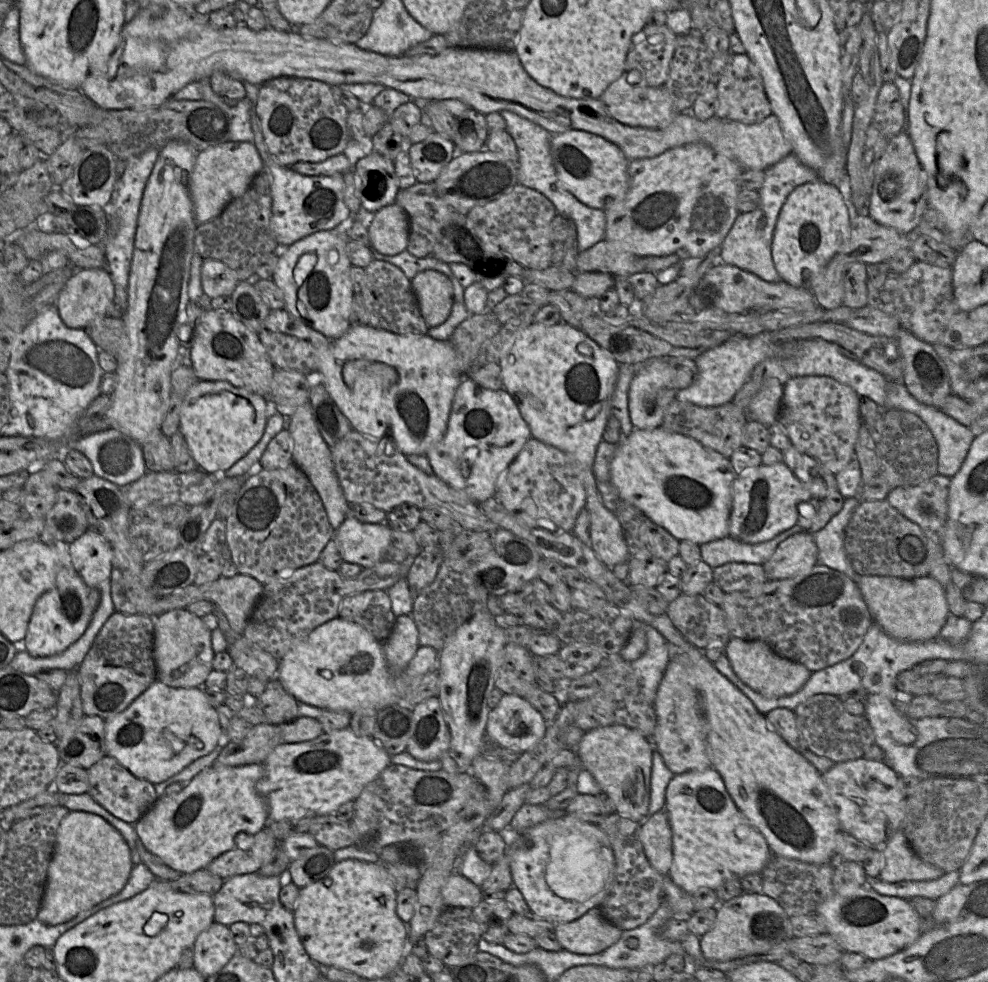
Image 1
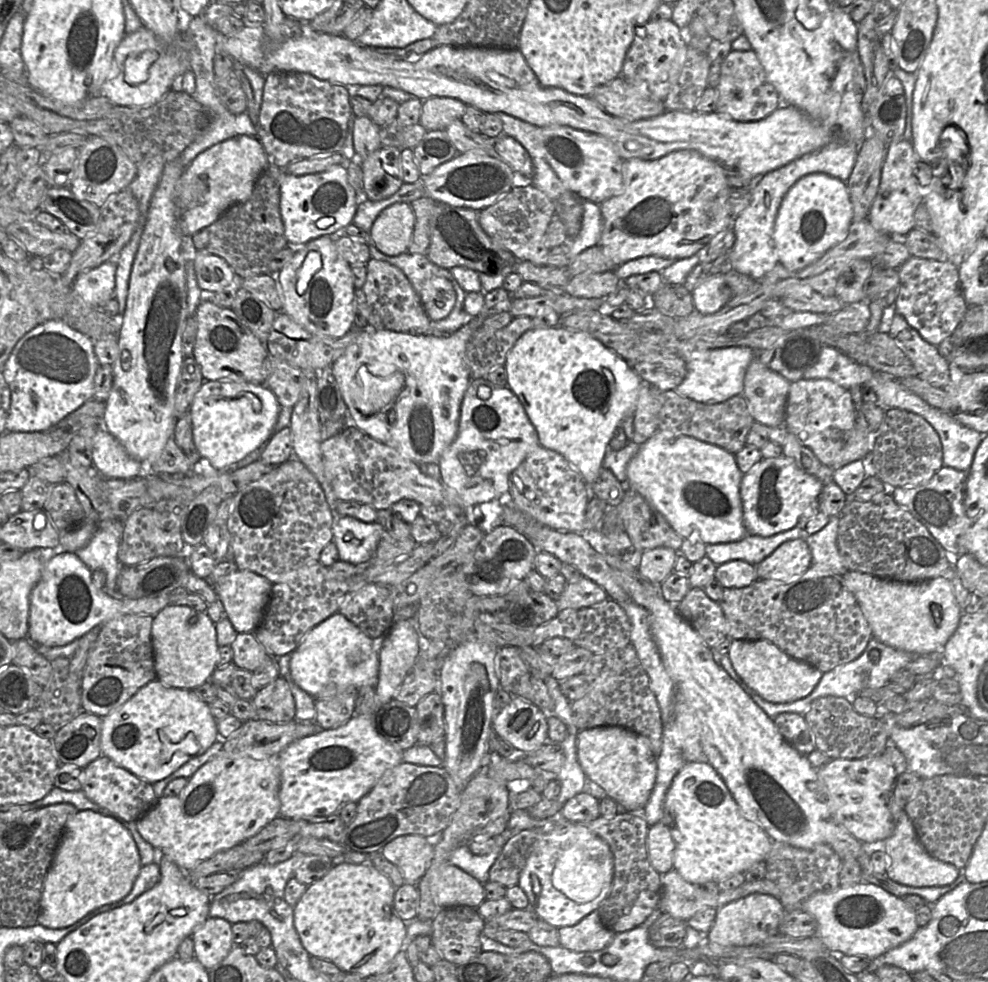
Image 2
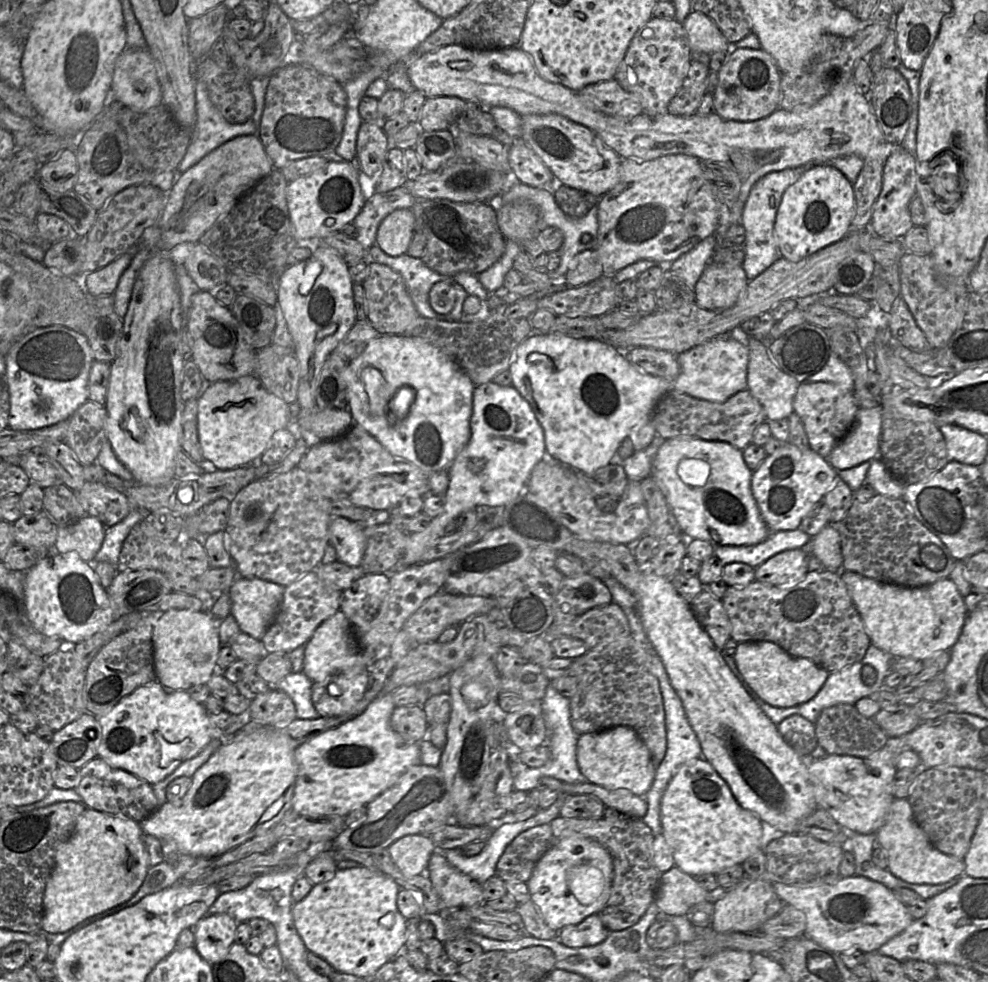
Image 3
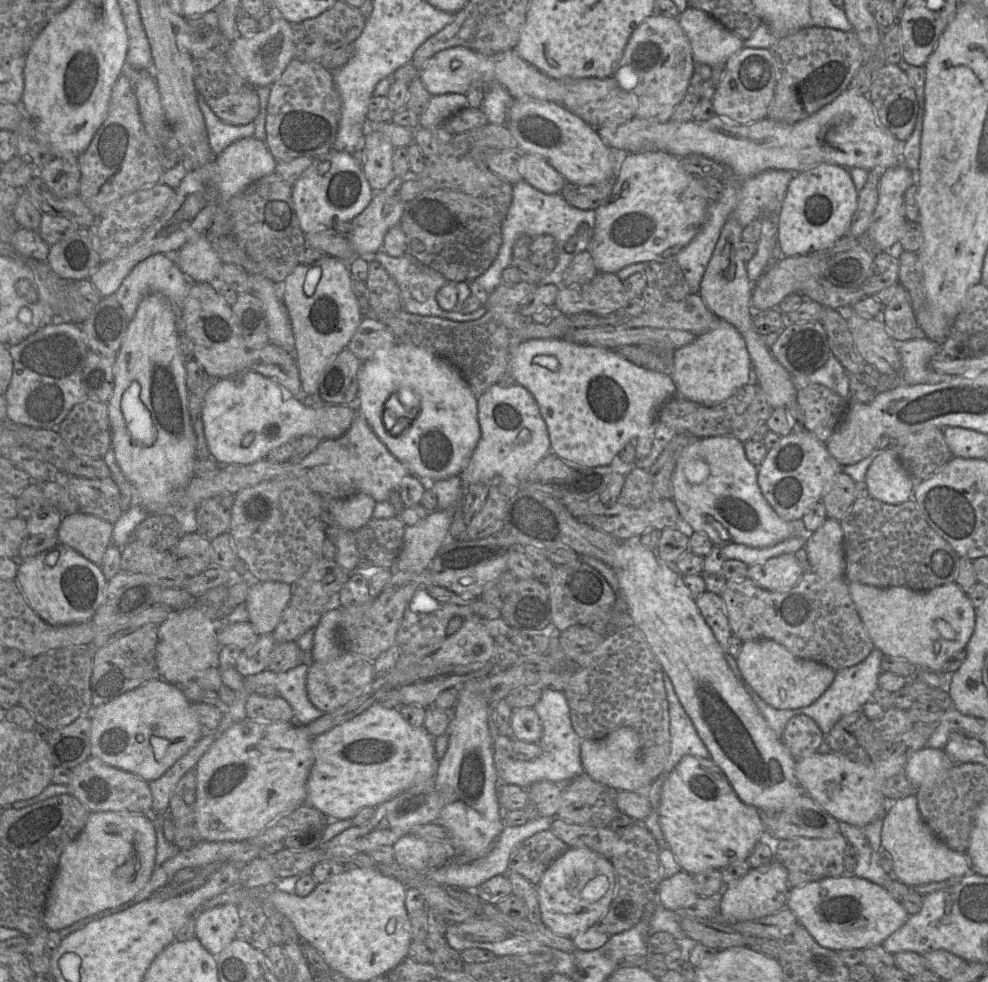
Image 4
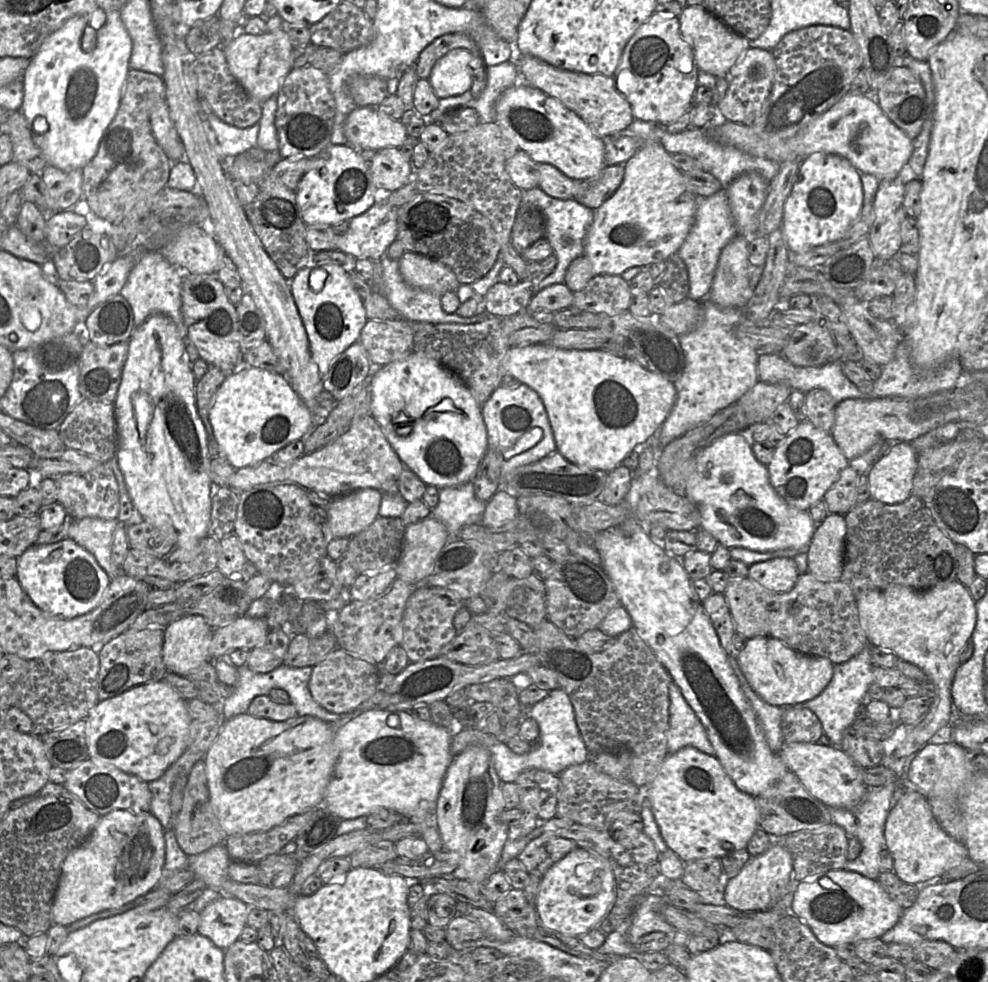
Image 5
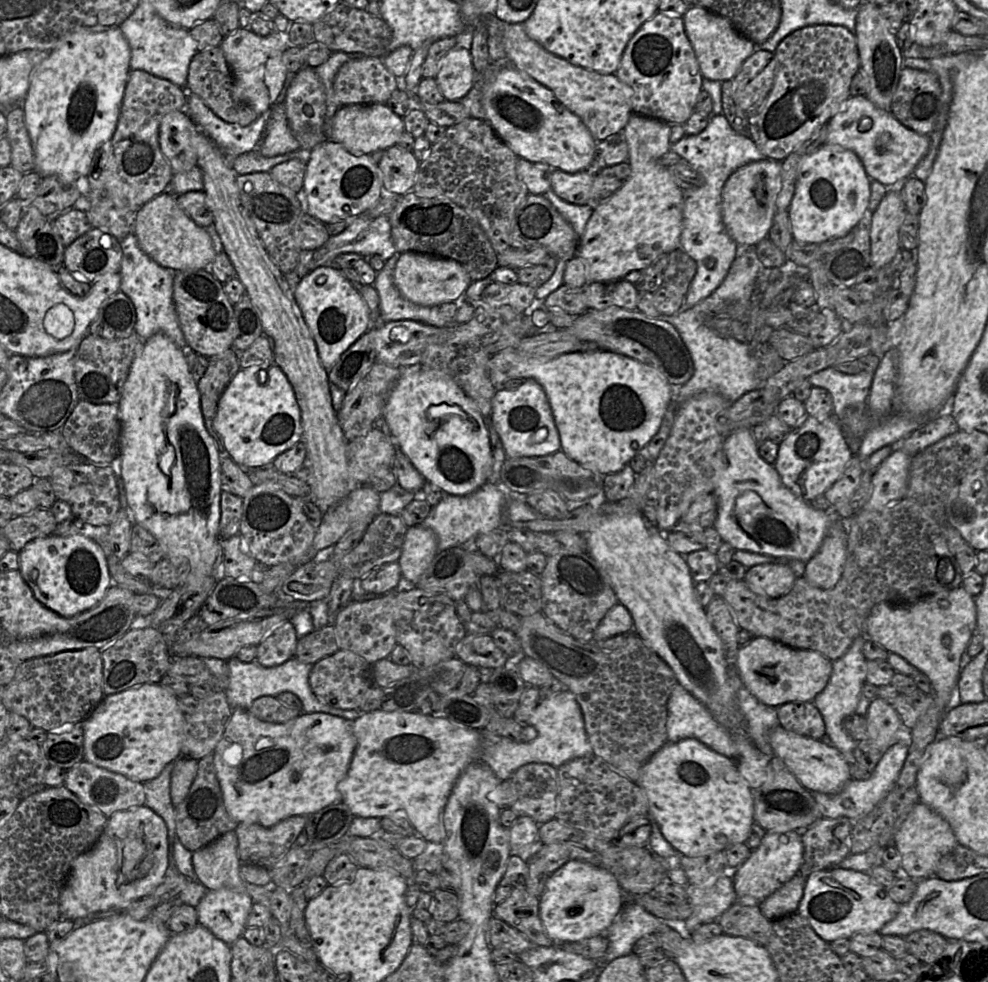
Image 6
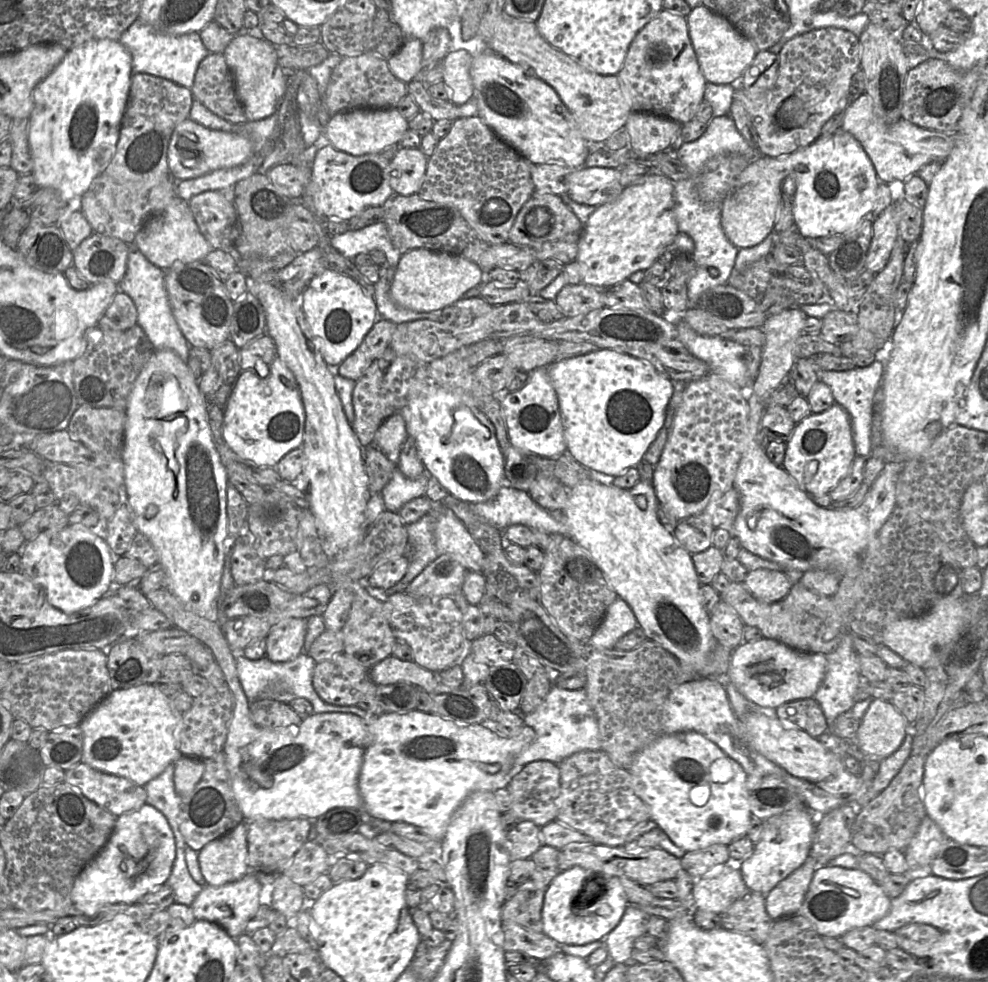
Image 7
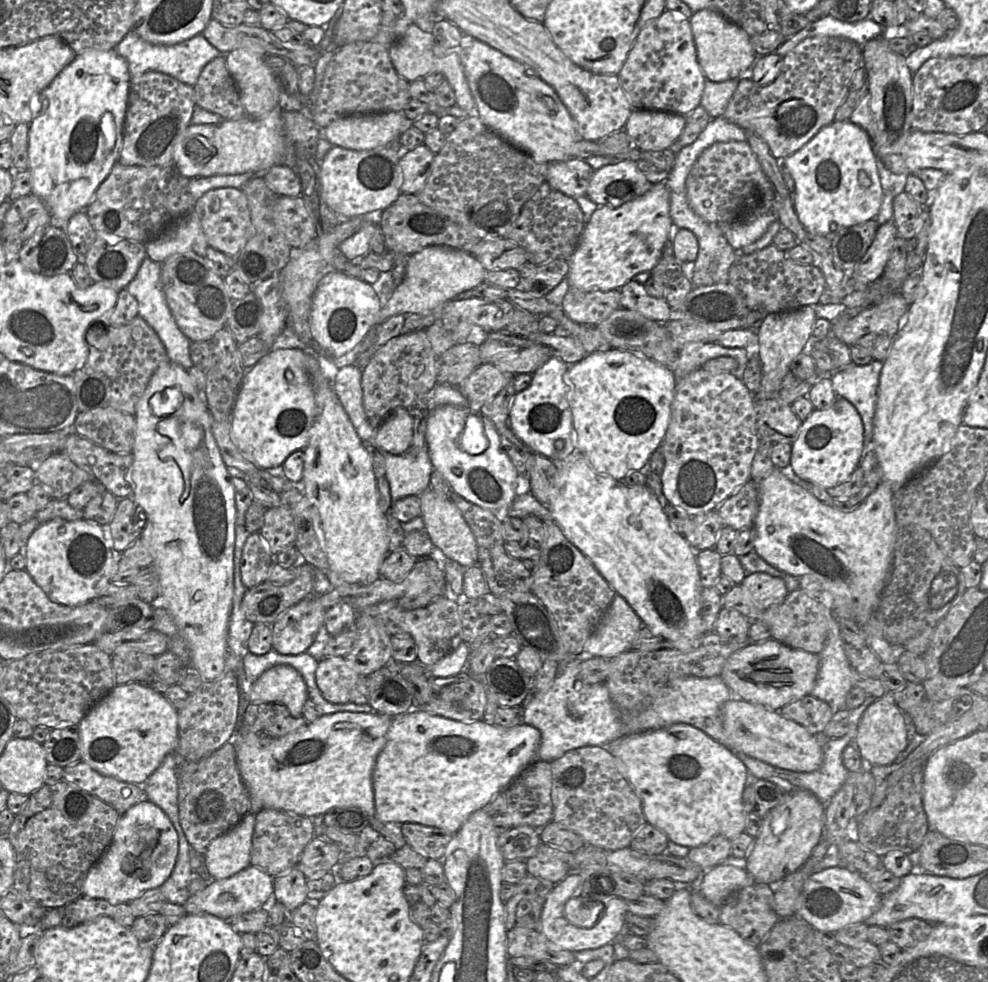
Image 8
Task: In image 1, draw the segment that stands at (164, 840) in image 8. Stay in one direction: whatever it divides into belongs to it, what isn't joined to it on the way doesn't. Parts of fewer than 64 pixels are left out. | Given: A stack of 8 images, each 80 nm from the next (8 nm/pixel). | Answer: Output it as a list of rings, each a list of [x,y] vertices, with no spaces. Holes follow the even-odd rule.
[[[70,811],[57,831],[37,919],[49,925],[71,920],[82,911],[119,893],[126,885],[133,866],[130,848],[114,826],[96,814]]]

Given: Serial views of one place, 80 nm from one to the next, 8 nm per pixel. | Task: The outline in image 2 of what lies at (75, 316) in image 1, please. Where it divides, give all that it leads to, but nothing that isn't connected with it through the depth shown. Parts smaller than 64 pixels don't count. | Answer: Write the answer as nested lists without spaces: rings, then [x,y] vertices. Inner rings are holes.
[[[109,260],[79,274],[71,287],[85,303],[92,307],[101,307],[115,297],[115,274],[116,262]]]

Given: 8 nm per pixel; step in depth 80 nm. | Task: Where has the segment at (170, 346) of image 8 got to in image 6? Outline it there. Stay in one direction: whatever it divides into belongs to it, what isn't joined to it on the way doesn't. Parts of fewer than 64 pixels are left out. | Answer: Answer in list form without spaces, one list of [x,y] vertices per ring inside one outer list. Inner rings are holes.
[[[134,233],[123,238],[120,246],[123,253],[120,266],[120,291],[132,301],[135,307],[134,333],[143,341],[156,333],[163,333],[183,350],[185,356],[185,350],[190,347],[180,328],[173,300],[174,273],[177,271],[160,266],[144,253]]]

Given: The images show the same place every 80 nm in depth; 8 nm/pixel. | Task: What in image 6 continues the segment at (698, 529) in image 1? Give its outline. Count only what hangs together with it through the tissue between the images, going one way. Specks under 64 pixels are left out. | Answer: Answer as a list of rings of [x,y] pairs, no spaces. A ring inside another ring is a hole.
[[[752,429],[732,433],[724,441],[723,449],[727,467],[713,490],[717,499],[713,527],[722,540],[738,550],[807,562],[819,549],[836,518],[834,513],[813,509],[782,483],[774,465],[759,455]]]

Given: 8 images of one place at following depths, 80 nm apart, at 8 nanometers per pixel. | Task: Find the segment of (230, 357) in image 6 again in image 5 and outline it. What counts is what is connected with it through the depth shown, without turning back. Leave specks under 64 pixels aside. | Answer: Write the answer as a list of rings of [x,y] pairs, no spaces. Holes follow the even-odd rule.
[[[209,365],[206,373],[195,383],[196,408],[207,432],[208,448],[211,459],[217,456],[223,456],[223,454],[218,447],[209,421],[209,410],[218,388],[230,374],[232,374],[231,370],[225,370],[215,365]]]

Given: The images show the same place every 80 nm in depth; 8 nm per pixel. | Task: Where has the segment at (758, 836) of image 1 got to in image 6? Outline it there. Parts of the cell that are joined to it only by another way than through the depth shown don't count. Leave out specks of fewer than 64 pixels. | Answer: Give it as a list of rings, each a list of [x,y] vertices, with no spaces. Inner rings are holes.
[[[697,739],[667,742],[643,766],[640,778],[635,783],[647,795],[648,816],[658,824],[665,839],[680,856],[698,857],[745,843],[755,822],[752,789],[739,772],[736,762],[714,752]]]

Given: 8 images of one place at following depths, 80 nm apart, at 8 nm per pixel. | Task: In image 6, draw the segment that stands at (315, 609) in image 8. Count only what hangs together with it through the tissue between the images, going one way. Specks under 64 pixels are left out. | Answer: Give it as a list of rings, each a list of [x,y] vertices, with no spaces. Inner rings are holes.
[[[289,619],[257,645],[256,661],[263,667],[279,666],[295,656],[297,641],[295,627]]]

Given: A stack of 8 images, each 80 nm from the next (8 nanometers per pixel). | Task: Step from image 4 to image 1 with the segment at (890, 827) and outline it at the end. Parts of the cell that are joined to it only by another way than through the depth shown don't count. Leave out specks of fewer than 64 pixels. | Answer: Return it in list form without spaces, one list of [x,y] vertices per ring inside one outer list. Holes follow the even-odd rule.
[[[902,830],[886,842],[880,880],[888,883],[935,880],[943,874],[942,869],[924,862],[913,852]]]

